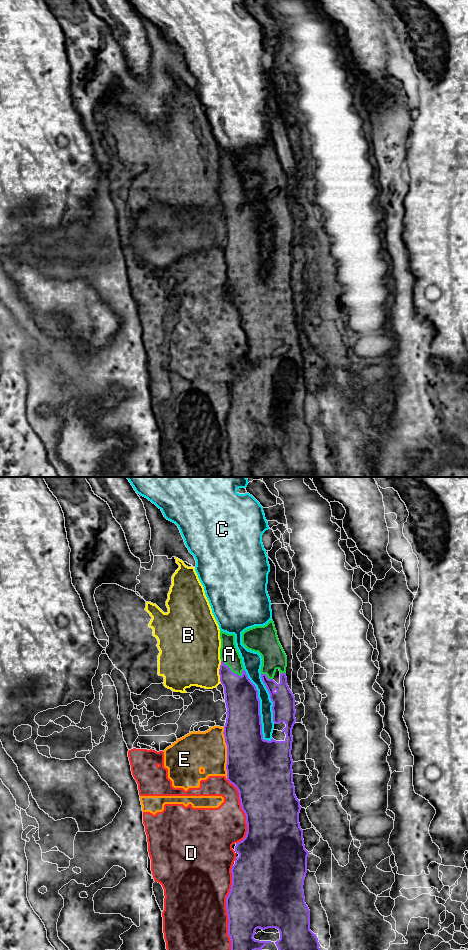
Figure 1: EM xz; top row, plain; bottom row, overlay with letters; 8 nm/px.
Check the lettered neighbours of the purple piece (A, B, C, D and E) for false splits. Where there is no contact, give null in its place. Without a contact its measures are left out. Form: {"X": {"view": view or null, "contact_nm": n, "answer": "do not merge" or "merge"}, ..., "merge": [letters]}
{"A": {"view": "xz", "contact_nm": 220, "answer": "merge"}, "B": {"view": "xz", "contact_nm": 180, "answer": "do not merge"}, "C": {"view": "xz", "contact_nm": 600, "answer": "do not merge"}, "D": {"view": "xz", "contact_nm": 700, "answer": "do not merge"}, "E": {"view": "xz", "contact_nm": 420, "answer": "do not merge"}, "merge": ["A"]}

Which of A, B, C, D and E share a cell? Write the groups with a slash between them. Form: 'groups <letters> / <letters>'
groups A / B D E / C

